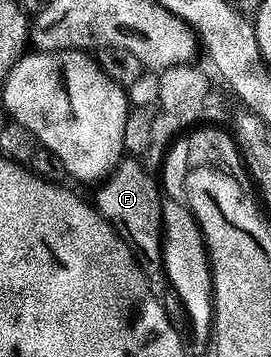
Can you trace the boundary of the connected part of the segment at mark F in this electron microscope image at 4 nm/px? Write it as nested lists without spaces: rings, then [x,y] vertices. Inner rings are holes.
[[[128,156],[117,163],[112,173],[95,187],[97,190],[94,210],[116,231],[124,245],[132,249],[132,255],[135,256],[140,269],[150,280],[155,277],[154,270],[160,275],[166,270],[162,245],[165,203],[160,202],[160,190],[156,187],[151,172],[147,170],[149,167],[141,162],[135,162]]]

